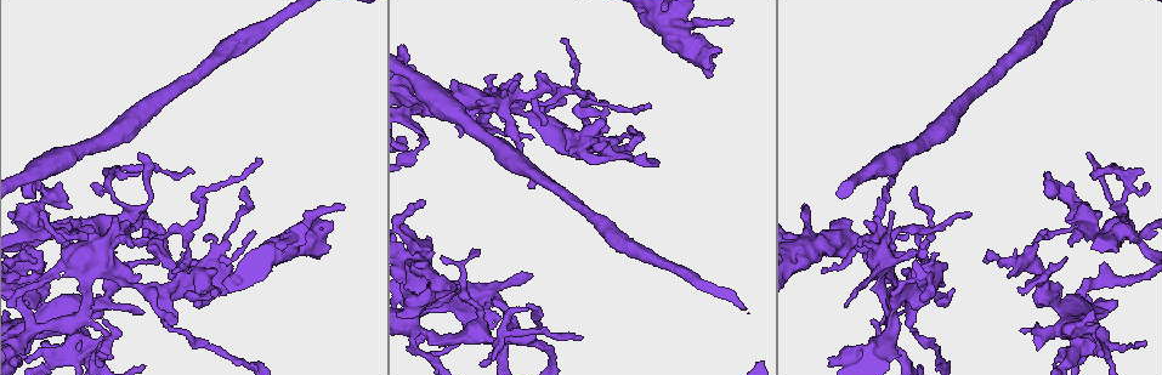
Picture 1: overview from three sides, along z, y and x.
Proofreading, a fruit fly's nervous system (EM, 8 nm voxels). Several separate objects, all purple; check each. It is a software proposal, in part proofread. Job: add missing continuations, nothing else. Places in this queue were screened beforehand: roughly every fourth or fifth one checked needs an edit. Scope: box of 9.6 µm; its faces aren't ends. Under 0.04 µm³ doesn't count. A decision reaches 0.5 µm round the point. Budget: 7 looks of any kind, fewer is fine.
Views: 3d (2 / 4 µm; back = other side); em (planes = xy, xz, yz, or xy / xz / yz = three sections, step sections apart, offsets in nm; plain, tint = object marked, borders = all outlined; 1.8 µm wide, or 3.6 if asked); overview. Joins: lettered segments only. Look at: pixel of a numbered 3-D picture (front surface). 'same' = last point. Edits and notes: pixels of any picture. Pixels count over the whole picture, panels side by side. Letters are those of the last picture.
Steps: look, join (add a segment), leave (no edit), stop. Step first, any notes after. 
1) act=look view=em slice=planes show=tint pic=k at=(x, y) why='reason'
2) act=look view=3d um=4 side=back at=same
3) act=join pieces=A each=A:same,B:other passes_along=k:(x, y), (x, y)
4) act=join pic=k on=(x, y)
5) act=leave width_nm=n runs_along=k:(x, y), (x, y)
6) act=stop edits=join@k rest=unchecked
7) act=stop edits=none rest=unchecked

act=look view=em slice=planes show=borders pic=1 at=(102, 174) why='thin end'

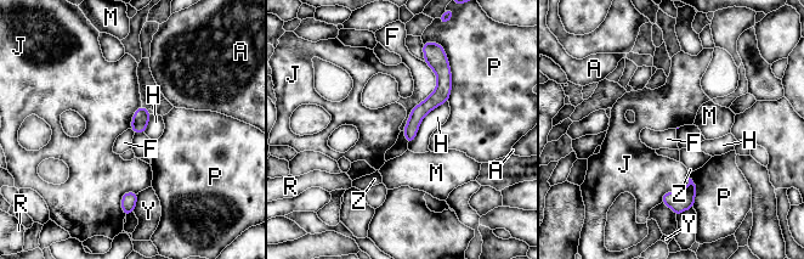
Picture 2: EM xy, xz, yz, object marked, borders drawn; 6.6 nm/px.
act=leave each=A:other,F:other,H:other,J:other,M:other,P:other,R:other,Y:other,Z:other border=2:(425, 62), (436, 86), (402, 130) found='no lettered segment goes on from it'

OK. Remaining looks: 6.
act=look view=em slice=xz step=4 show=tint pic=1 at=(939, 298) why='touches itself'

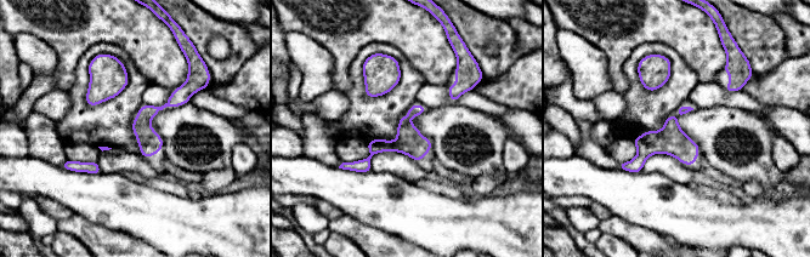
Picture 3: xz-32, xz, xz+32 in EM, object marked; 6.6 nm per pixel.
act=look view=em slice=xy step=4 show=borders at=same

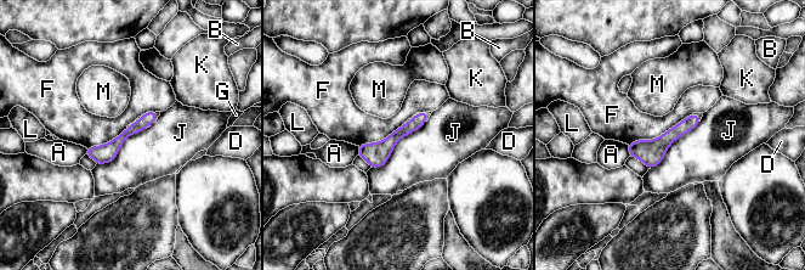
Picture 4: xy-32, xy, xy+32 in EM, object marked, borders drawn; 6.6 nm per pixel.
act=leave width_nm=110 longest_contact=F:480nm each=A:other,B:other,D:other,F:other,G:other,J:other,K:other,L:other,M:other found='no lettered segment goes on from it'

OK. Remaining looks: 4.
act=look view=em slice=xz step=4 show=borders pic=1 at=(609, 137) why='touches itself'

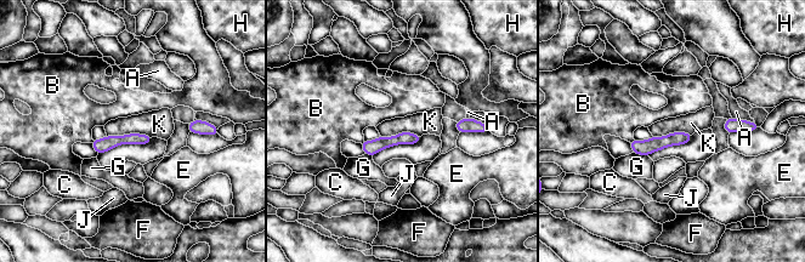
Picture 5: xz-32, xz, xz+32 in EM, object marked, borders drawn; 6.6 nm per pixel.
act=look view=em slice=planes show=borders at=same

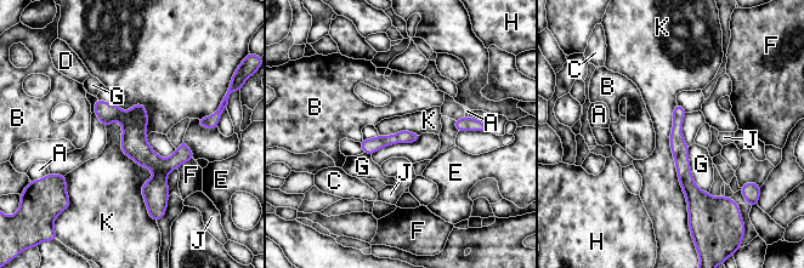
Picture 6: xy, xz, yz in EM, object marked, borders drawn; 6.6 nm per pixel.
act=leave each=A:other,B:other,C:other,D:other,E:other,F:other,G:other,H:other,J:other,K:other border=6:(113, 120), (152, 171), (149, 215) found='none of them fits'

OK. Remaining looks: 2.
act=stop edits=none rest=unchecked

